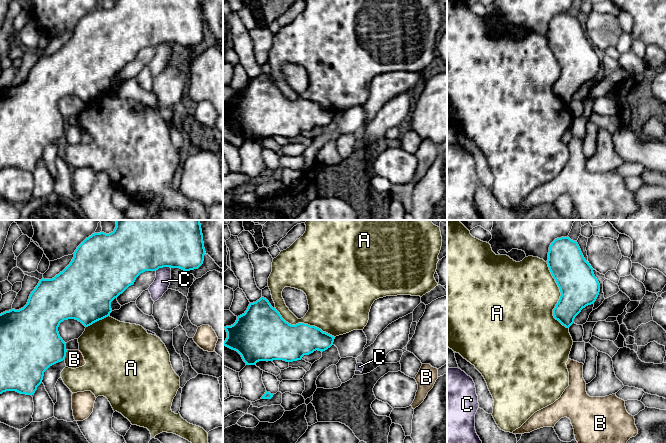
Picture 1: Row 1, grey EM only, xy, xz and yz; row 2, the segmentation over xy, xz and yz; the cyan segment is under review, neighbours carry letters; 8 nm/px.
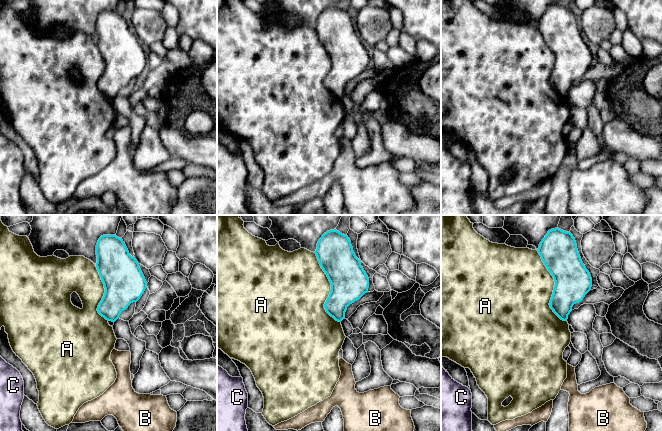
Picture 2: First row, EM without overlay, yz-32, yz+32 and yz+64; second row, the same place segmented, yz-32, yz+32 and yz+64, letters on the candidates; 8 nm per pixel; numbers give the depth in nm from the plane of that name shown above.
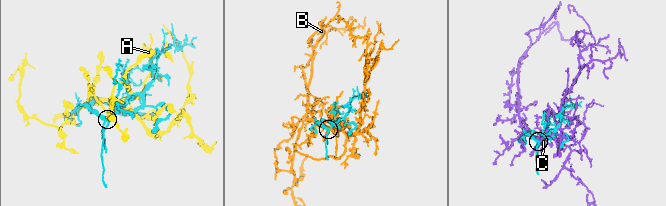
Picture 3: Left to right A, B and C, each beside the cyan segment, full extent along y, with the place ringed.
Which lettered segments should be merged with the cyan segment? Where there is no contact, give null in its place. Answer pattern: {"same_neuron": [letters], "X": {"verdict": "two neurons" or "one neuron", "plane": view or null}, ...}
{"same_neuron": ["A"], "A": {"verdict": "one neuron", "plane": "yz"}, "B": {"verdict": "two neurons", "plane": "xy"}, "C": {"verdict": "two neurons", "plane": "xy"}}

